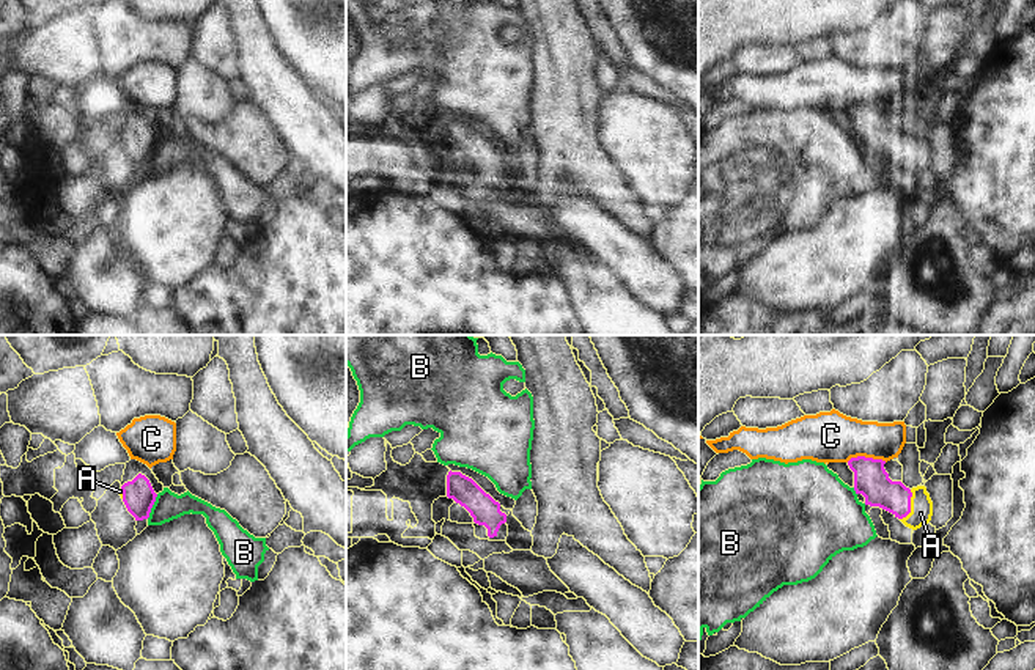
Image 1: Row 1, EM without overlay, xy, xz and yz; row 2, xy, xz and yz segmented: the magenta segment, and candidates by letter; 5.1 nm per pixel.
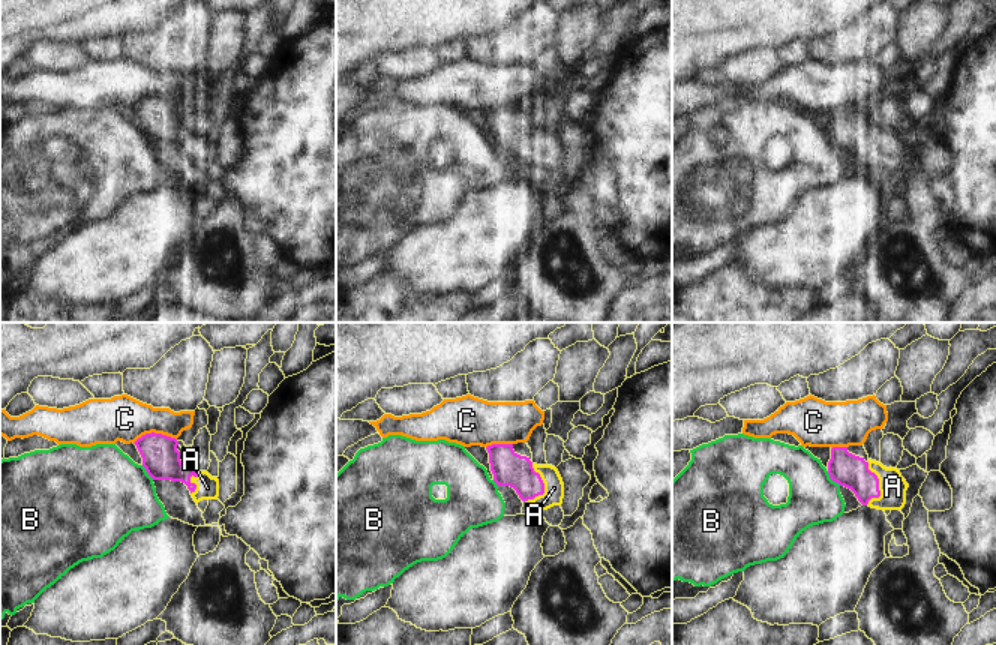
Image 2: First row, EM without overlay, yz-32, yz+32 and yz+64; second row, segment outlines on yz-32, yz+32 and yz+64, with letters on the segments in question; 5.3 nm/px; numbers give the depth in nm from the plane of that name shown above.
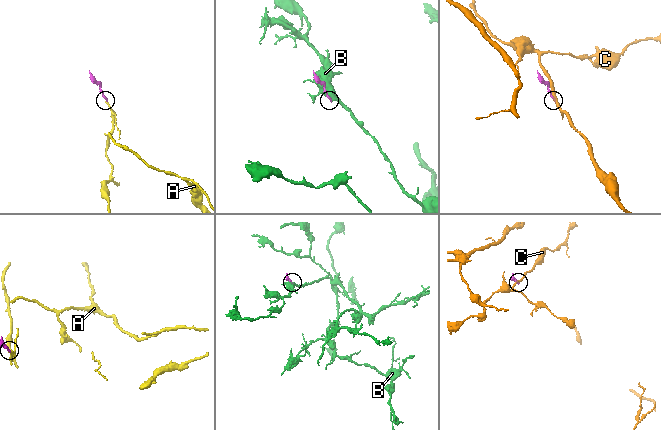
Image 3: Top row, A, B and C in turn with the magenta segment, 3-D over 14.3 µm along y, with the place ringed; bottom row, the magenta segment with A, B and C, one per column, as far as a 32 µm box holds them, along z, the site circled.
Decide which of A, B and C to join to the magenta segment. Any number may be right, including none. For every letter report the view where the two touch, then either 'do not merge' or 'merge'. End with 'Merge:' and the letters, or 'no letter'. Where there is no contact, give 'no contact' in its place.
A: contact in yz; merge
B: contact in xy; do not merge
C: contact in yz; do not merge
Merge: A

